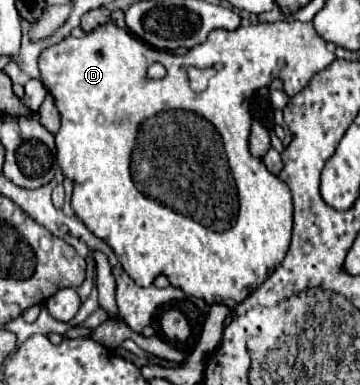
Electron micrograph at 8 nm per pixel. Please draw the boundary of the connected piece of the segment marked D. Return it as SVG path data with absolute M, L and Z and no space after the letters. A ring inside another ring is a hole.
M281 20L281 22L273 22L273 24L251 24L247 28L237 28L231 32L217 30L217 32L211 32L211 36L203 44L191 48L187 54L181 54L181 56L145 46L143 40L139 40L137 36L133 36L127 30L117 28L111 22L99 26L95 32L89 32L83 38L69 36L63 42L47 48L39 58L39 70L41 70L41 82L55 98L55 104L61 114L61 128L55 136L57 162L59 162L63 176L73 180L75 188L73 188L73 196L71 196L71 208L73 208L75 216L97 238L101 238L103 242L107 242L113 248L123 270L139 286L151 286L159 274L165 274L173 286L181 288L189 296L203 298L207 304L217 302L217 304L225 304L231 308L231 306L243 302L255 288L259 288L267 280L269 272L281 264L283 256L287 254L287 244L291 242L291 224L293 224L293 204L291 204L291 192L289 192L287 184L281 182L275 174L271 174L265 168L265 164L259 158L253 158L249 152L251 120L249 120L249 108L247 108L247 92L255 92L263 86L269 86L273 82L273 78L277 76L285 82L285 92L289 96L295 96L309 84L309 80L317 72L327 68L333 60L335 60L335 54L331 52L327 42L315 32L313 24L311 22L305 24L299 20ZM153 62L161 62L167 68L165 78L147 80L147 68ZM189 68L197 68L199 74L207 76L207 82L203 84L201 92L195 92L197 88L193 88Z

